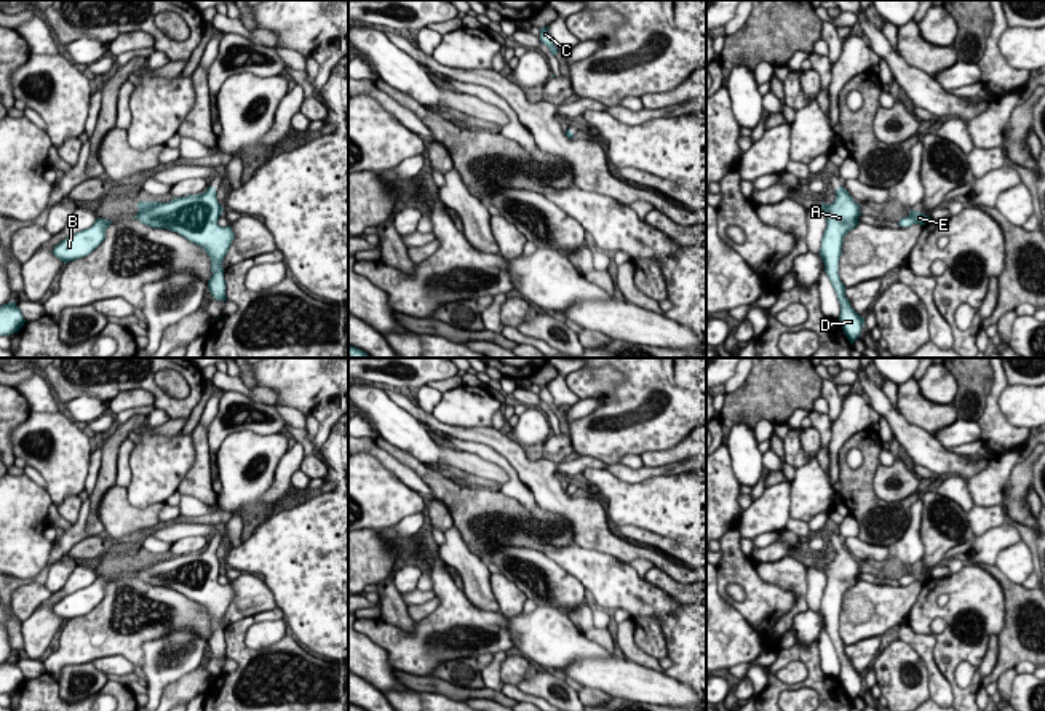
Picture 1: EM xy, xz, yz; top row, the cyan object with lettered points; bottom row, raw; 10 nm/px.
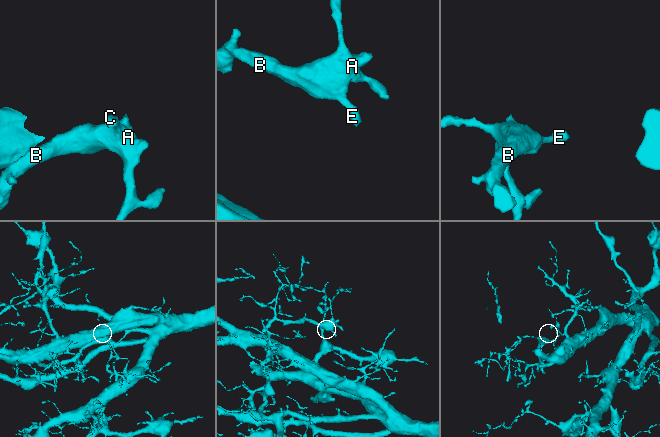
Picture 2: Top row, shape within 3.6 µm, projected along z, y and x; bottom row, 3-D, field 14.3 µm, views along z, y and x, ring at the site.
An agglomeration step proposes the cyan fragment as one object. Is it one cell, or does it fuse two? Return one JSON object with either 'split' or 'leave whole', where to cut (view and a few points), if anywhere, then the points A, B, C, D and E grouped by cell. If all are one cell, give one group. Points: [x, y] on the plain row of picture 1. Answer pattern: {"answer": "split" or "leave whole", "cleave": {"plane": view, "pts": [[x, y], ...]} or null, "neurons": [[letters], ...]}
{"answer": "leave whole", "cleave": null, "neurons": [["A", "B", "C", "D", "E"]]}

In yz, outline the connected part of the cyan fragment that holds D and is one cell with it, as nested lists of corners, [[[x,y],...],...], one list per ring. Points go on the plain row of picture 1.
[[[840,543],[836,546],[836,558],[831,562],[821,559],[820,569],[826,574],[820,614],[840,661],[839,681],[853,703],[853,700],[860,697],[864,676],[852,666],[845,655],[845,644],[839,634],[839,617],[842,612],[844,594],[860,582],[860,562],[855,561],[850,551]]]

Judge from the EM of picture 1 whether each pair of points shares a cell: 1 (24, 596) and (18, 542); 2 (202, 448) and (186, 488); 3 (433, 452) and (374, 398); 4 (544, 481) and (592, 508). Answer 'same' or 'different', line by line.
1: different
2: same
3: same
4: same

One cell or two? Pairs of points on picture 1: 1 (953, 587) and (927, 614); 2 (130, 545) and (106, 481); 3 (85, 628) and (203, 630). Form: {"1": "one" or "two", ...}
{"1": "one", "2": "two", "3": "one"}

